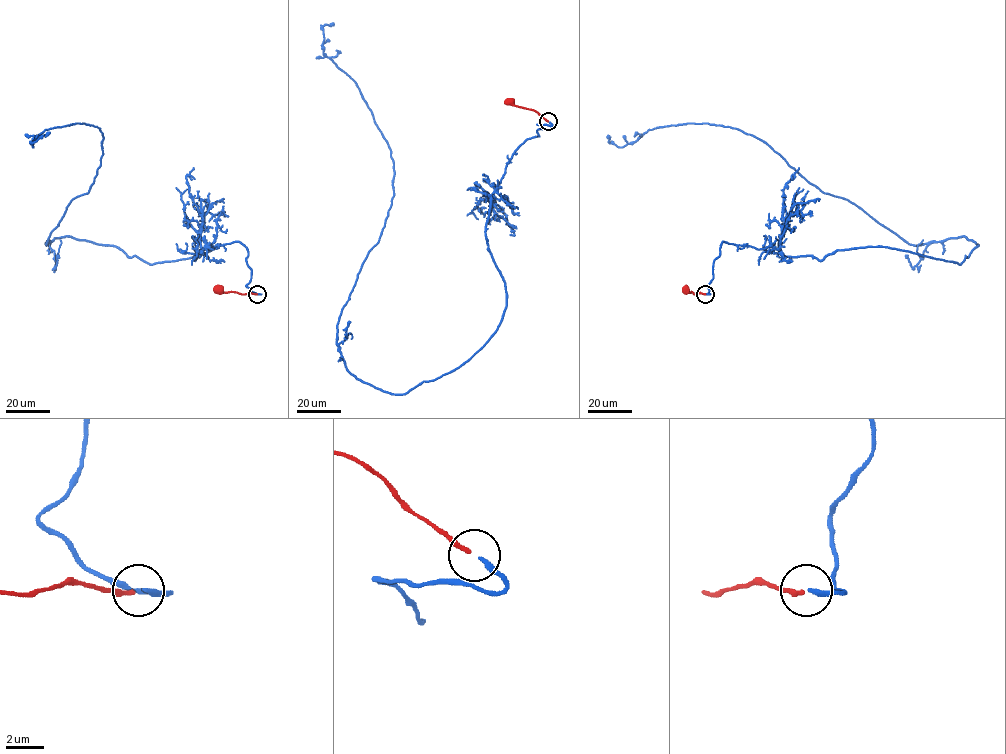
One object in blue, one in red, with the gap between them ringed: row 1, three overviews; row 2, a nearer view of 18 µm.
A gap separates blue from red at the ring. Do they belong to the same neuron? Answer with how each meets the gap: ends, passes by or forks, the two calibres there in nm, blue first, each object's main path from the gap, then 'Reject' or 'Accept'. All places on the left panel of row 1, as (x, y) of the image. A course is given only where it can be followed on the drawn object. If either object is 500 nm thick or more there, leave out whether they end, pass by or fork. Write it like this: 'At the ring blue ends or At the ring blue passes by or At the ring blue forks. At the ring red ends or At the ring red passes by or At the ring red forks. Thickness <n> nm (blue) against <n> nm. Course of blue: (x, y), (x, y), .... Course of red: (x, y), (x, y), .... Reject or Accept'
At the ring blue ends. At the ring red ends. Thickness 240 nm (blue) against 240 nm. Course of blue: (257, 293), (239, 242), (150, 264), (46, 245), (103, 138), (43, 135). Course of red: (257, 294), (224, 292), (219, 289). Accept

